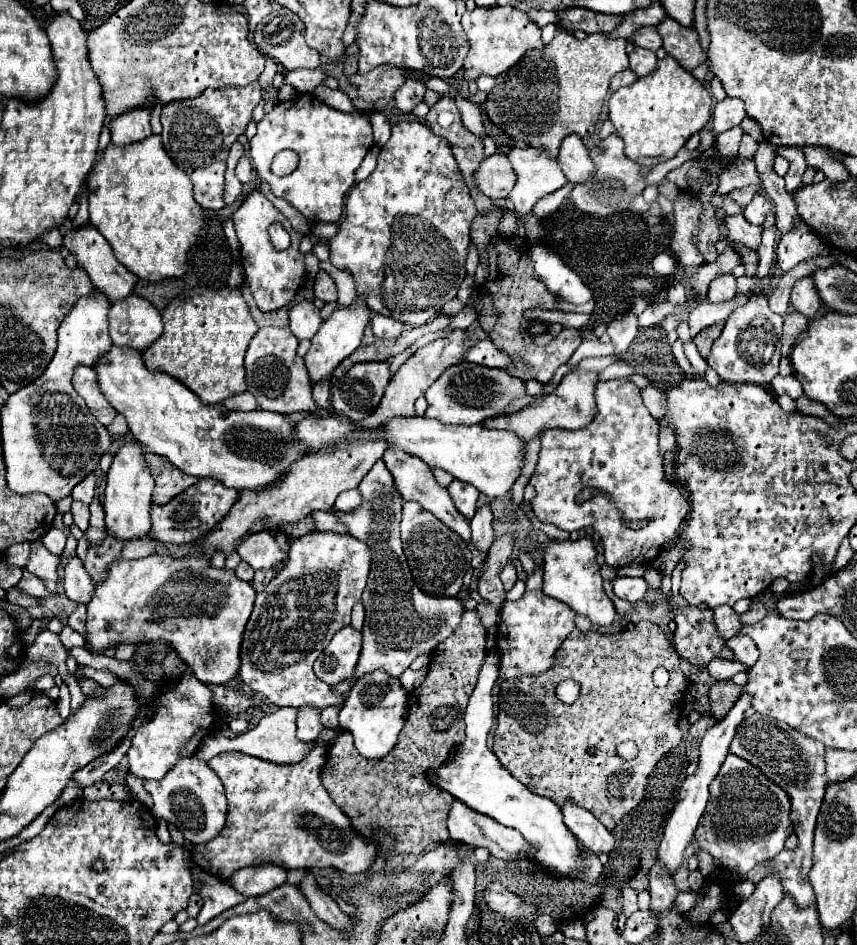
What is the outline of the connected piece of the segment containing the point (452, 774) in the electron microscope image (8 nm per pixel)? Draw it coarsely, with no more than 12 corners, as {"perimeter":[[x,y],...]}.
{"perimeter":[[499,653],[485,657],[465,741],[427,775],[521,831],[539,863],[569,877],[581,845],[551,799],[487,747]]}

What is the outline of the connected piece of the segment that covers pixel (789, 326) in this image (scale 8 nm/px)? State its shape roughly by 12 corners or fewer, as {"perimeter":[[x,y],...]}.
{"perimeter":[[795,311],[783,315],[781,351],[791,355],[809,321]]}

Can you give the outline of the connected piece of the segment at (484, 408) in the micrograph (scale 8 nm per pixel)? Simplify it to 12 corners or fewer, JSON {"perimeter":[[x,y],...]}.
{"perimeter":[[459,363],[427,389],[425,417],[475,425],[525,395],[505,371]]}

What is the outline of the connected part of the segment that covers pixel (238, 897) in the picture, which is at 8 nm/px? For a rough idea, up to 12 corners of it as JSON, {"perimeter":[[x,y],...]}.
{"perimeter":[[192,860],[192,879],[203,906],[199,925],[243,901],[228,883],[203,871]]}

